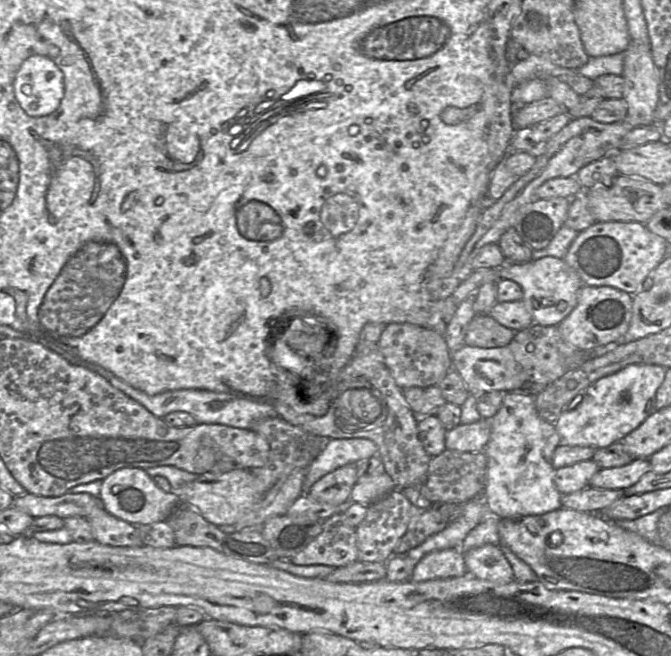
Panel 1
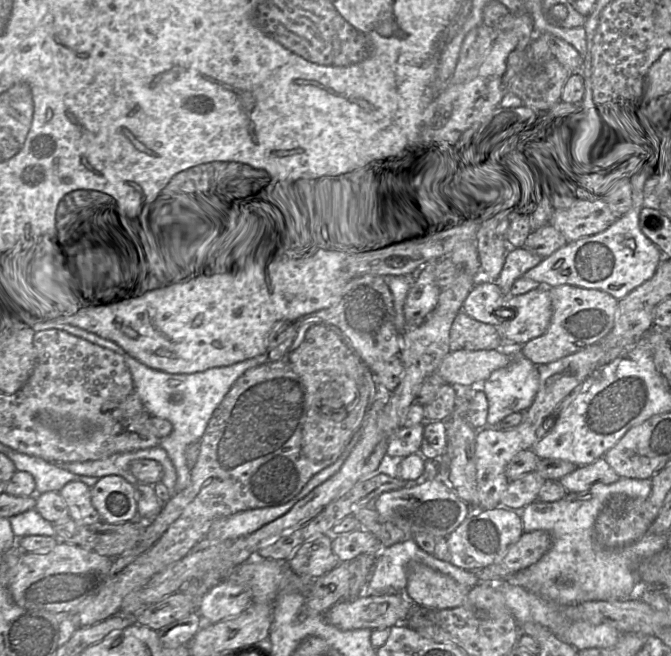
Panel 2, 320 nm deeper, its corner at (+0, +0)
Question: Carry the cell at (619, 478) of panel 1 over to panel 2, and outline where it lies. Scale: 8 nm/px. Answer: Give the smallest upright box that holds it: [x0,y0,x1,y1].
[558,458,620,493]

